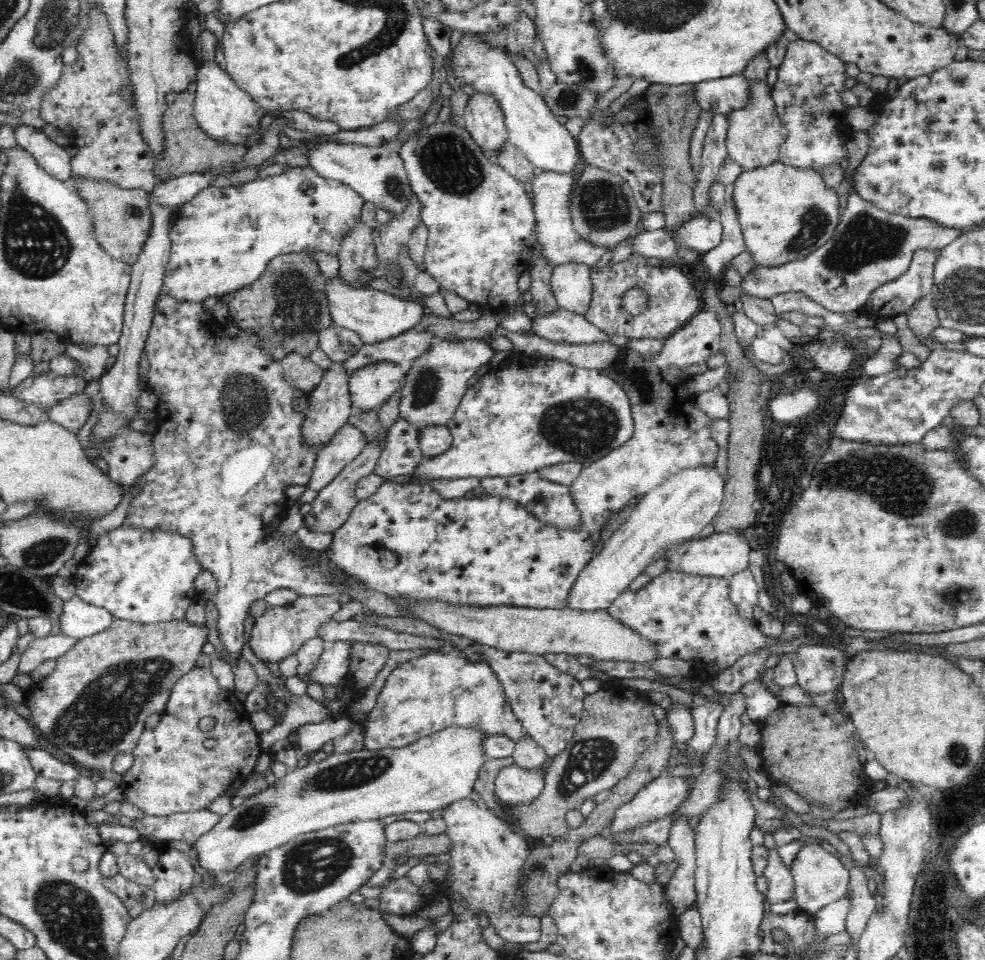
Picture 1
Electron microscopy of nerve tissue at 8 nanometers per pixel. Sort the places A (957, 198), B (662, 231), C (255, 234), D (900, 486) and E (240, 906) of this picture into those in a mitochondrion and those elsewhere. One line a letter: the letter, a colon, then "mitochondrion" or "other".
A: other
B: other
C: other
D: mitochondrion
E: other

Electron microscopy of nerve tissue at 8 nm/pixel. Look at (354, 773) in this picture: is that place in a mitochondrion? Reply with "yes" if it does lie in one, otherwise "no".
yes

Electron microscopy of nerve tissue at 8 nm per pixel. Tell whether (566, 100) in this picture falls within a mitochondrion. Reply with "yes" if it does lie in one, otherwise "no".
yes

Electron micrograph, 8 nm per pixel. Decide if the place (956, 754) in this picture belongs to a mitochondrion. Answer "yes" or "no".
yes

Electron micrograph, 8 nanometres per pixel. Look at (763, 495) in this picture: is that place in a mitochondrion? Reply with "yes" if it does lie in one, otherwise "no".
no

